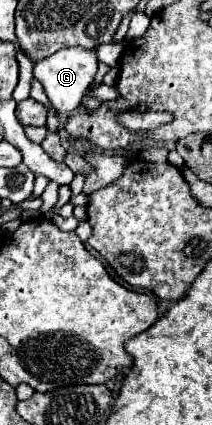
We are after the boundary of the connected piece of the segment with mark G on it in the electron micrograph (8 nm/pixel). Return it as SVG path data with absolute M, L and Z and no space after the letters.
M71 46L71 48L63 48L39 62L33 64L33 76L43 84L45 94L49 96L53 108L63 114L63 112L71 112L81 104L83 92L89 88L93 76L97 72L97 54L95 50L87 50L81 46Z

